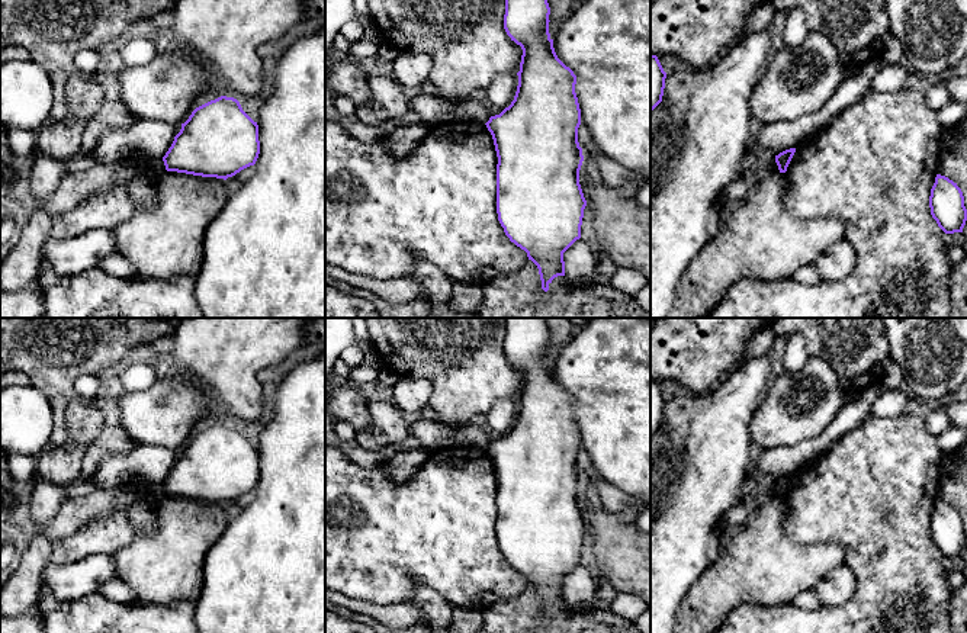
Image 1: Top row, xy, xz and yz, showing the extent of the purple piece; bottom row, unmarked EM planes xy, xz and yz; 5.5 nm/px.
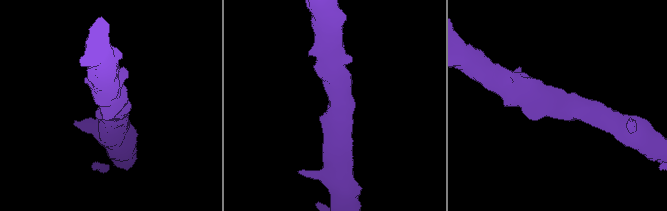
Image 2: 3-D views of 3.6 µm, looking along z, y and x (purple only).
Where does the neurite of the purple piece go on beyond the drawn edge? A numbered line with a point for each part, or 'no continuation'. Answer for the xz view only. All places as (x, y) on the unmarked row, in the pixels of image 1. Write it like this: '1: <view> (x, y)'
no continuation

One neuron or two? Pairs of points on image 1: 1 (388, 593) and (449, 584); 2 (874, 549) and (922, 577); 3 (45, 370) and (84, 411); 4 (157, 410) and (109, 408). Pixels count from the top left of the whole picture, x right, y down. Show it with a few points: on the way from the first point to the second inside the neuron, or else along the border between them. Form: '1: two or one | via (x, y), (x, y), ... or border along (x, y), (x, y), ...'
1: one | via (388, 569), (389, 561), (426, 561)
2: one | via (886, 553), (911, 577)
3: two | border along (79, 398), (73, 399), (66, 408), (66, 434)
4: two | border along (115, 399), (119, 408), (119, 424), (132, 440)

